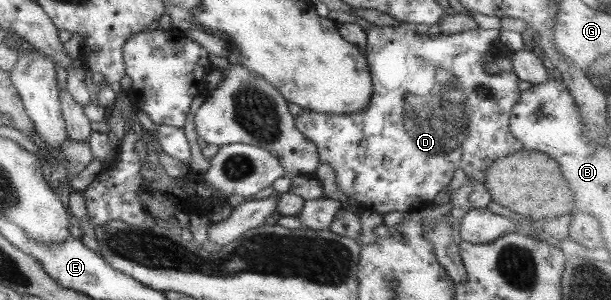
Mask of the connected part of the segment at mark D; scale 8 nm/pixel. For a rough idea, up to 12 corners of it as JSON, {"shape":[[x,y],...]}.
{"shape":[[366,26],[372,95],[296,130],[358,207],[523,150],[500,30]]}

